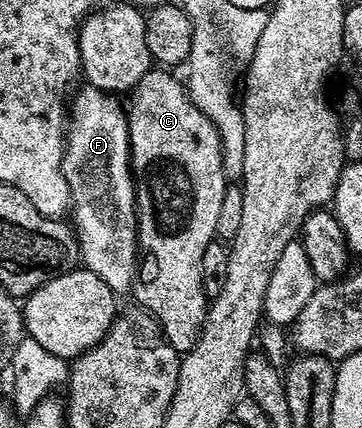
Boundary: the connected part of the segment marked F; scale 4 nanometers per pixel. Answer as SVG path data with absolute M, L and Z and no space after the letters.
M84 84L80 90L80 95L76 98L76 111L70 114L70 129L66 134L66 149L64 151L64 175L68 181L70 188L70 196L72 197L72 205L70 207L71 217L76 217L74 221L75 229L78 231L78 241L80 244L80 256L83 265L90 272L94 272L99 278L106 283L111 290L117 295L123 296L124 293L133 289L134 283L138 278L138 219L136 217L136 179L132 172L132 145L130 144L130 136L128 135L128 115L125 107L120 107L119 97L113 96L107 90L99 90L98 88Z

